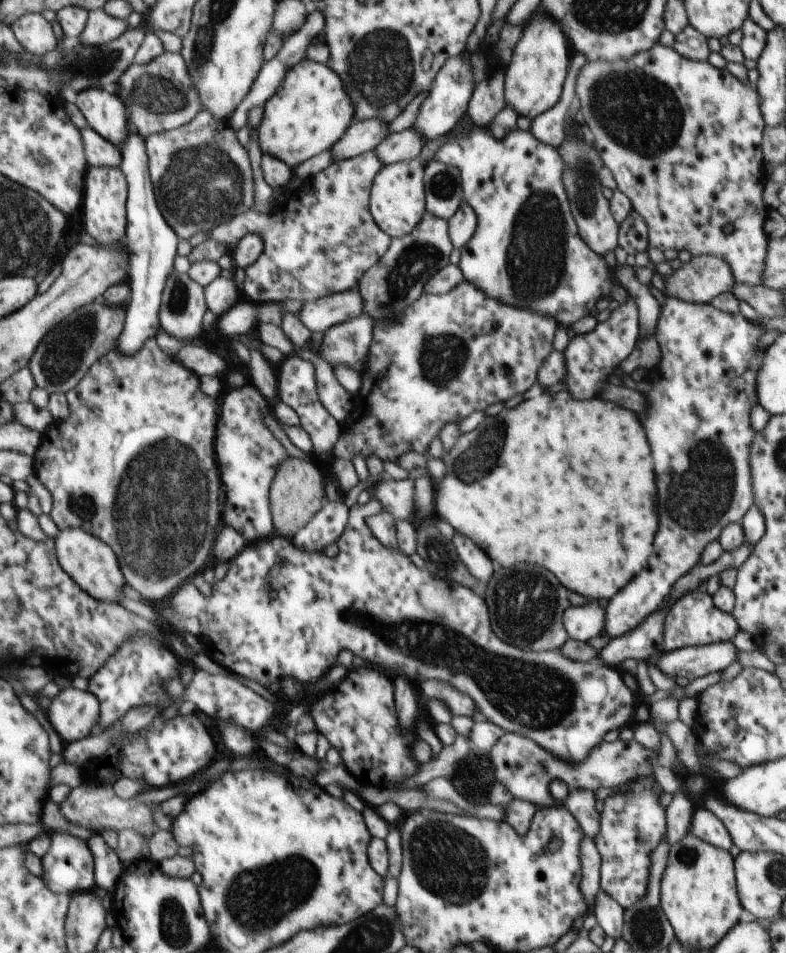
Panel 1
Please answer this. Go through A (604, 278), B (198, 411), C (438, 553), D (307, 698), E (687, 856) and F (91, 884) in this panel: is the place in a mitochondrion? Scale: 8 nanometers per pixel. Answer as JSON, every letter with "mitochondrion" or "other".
{"A":"other","B":"other","C":"mitochondrion","D":"other","E":"mitochondrion","F":"other"}

